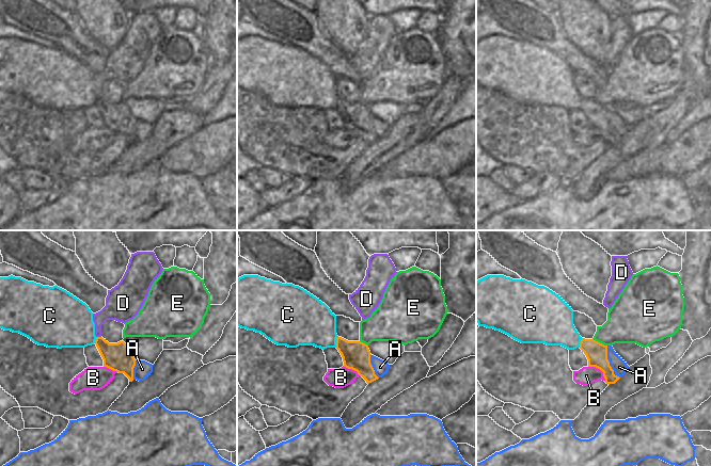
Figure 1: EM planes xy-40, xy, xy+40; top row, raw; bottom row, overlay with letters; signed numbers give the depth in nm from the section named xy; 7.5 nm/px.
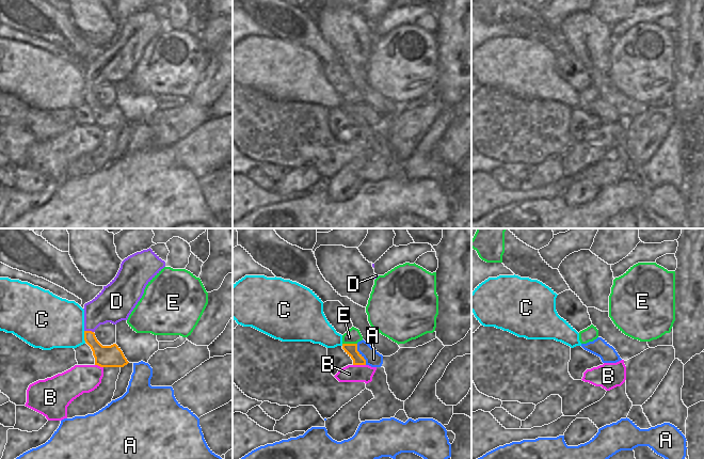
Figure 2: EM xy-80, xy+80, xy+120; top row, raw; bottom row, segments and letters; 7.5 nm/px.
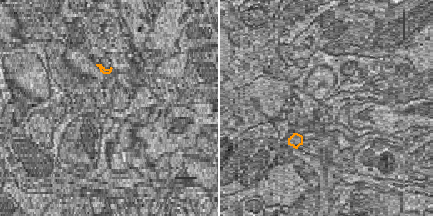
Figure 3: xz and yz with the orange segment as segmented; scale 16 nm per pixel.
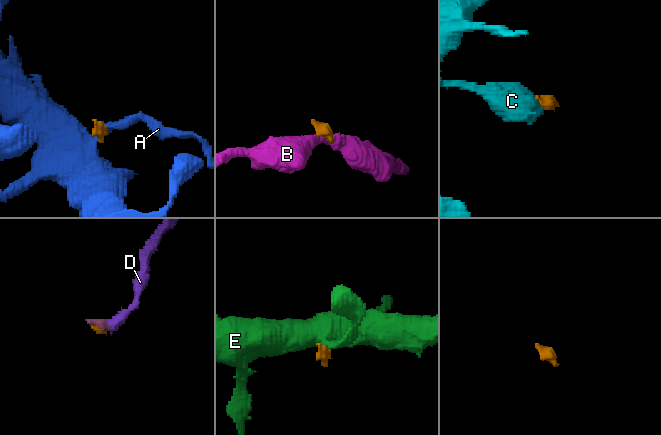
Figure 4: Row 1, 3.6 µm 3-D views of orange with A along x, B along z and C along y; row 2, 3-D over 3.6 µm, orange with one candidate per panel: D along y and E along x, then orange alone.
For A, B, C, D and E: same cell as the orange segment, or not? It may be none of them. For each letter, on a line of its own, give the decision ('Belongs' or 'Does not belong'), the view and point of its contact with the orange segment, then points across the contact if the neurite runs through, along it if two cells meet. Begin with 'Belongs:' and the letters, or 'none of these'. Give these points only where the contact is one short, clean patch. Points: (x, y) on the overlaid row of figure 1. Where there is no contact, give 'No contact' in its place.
Belongs: D
A: Does not belong. Touches orange at xy+40 (609, 363). Boundary: xy+40 (606, 346), (609, 365), (619, 378)
B: Does not belong. Touches orange at xy+40 (600, 369). Boundary: xy+40 (588, 366), (598, 368), (603, 373), (604, 381)
C: Does not belong. Touches orange at xy (336, 341). Boundary: xy (337, 336), (335, 347)
D: Belongs. Touches orange at xy-40 (99, 337). Path across: xy-40 (116, 356), (99, 337), (98, 323), (115, 308)
E: Does not belong. Touches orange at xy+40 (599, 342). Boundary: xy+40 (593, 338), (606, 346)

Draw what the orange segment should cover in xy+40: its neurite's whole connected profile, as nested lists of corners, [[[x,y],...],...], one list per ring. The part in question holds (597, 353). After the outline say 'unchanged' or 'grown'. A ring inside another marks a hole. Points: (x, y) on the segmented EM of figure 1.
[[[582,338],[580,349],[588,359],[588,367],[596,367],[603,372],[606,384],[615,384],[620,377],[614,374],[607,359],[607,346],[594,339]]]; unchanged

